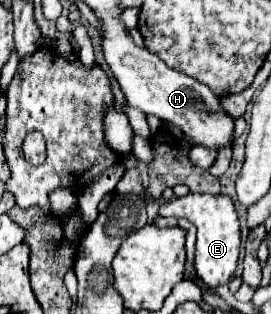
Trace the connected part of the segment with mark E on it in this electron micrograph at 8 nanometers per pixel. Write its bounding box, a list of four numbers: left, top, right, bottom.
[158,193,240,287]

